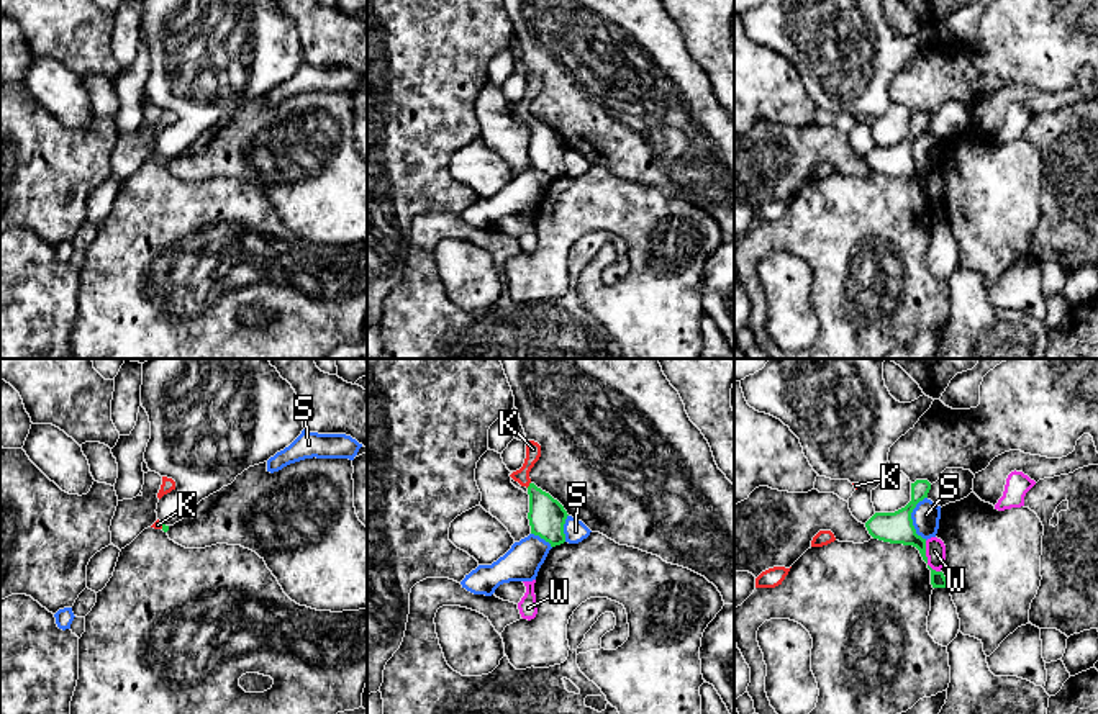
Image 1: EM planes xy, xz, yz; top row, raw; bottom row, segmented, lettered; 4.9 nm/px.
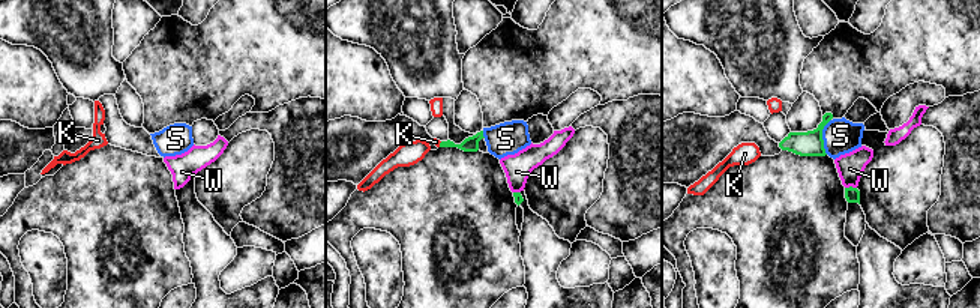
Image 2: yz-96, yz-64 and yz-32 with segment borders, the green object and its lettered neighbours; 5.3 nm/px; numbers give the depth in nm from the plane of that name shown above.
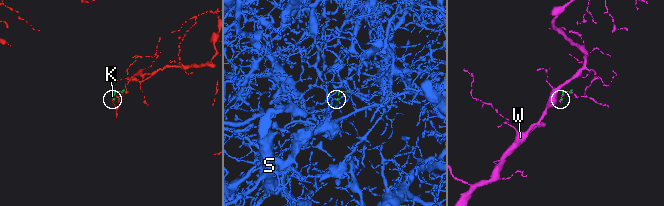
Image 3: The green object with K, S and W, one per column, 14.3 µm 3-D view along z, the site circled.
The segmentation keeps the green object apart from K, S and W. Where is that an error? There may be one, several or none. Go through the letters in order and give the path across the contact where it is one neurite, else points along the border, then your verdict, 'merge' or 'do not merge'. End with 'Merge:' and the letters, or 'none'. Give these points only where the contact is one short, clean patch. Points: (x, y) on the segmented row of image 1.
K: across xz (546, 515), (530, 485), (525, 469), (533, 449) | merge
S: do not merge
W: do not merge
Merge: K

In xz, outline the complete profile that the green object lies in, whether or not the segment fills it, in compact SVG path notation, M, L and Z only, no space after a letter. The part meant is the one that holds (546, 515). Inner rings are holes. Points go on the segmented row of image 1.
M526 441L526 459L520 470L513 472L510 477L521 486L528 488L529 495L529 526L531 534L539 536L551 547L565 542L564 524L567 519L567 511L564 506L554 499L549 493L538 488L531 478L529 472L541 457L541 445L534 441Z

